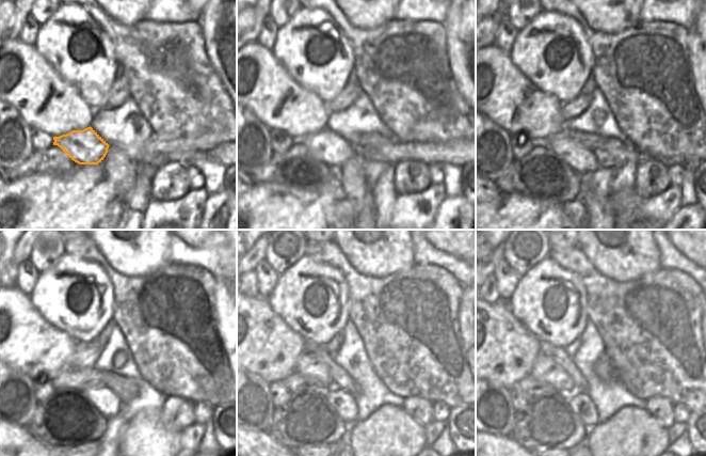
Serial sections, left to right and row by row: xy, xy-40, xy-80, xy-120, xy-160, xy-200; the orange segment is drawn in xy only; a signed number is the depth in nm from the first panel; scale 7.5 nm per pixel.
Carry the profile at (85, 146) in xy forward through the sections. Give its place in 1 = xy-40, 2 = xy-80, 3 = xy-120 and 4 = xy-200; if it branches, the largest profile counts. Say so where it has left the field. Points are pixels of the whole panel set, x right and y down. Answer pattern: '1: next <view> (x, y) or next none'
1: next xy-40 (326, 146)
2: next xy-80 (579, 158)
3: next xy-120 (107, 403)
4: next xy-200 (582, 406)

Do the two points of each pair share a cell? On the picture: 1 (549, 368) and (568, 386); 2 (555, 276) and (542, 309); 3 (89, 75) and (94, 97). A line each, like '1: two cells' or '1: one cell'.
1: one cell
2: one cell
3: one cell

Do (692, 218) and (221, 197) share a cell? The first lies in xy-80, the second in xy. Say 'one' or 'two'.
one

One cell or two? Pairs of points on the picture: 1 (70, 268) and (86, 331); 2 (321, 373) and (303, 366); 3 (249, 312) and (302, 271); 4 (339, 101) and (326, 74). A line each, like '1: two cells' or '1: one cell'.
1: one cell
2: one cell
3: two cells
4: two cells

